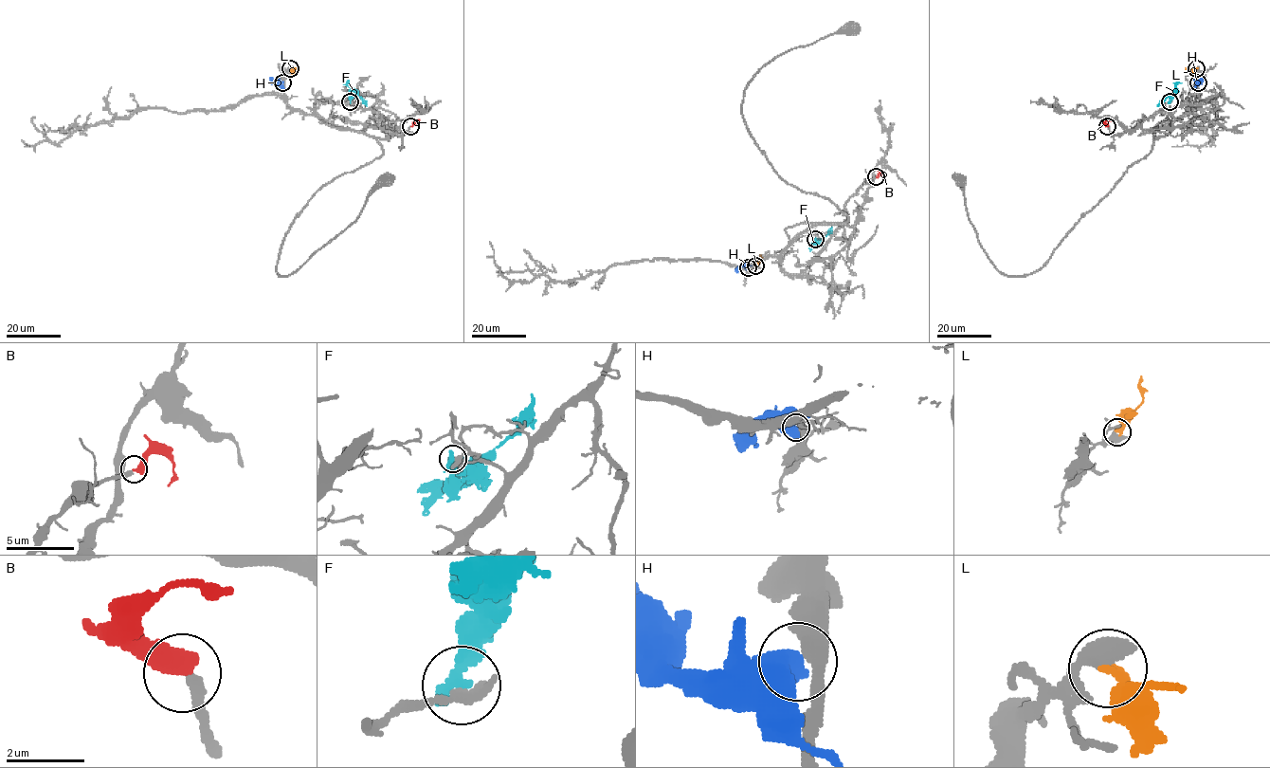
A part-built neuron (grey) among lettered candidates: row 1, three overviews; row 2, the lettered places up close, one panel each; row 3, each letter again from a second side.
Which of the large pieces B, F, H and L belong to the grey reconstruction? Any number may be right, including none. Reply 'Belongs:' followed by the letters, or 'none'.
Belongs: B

